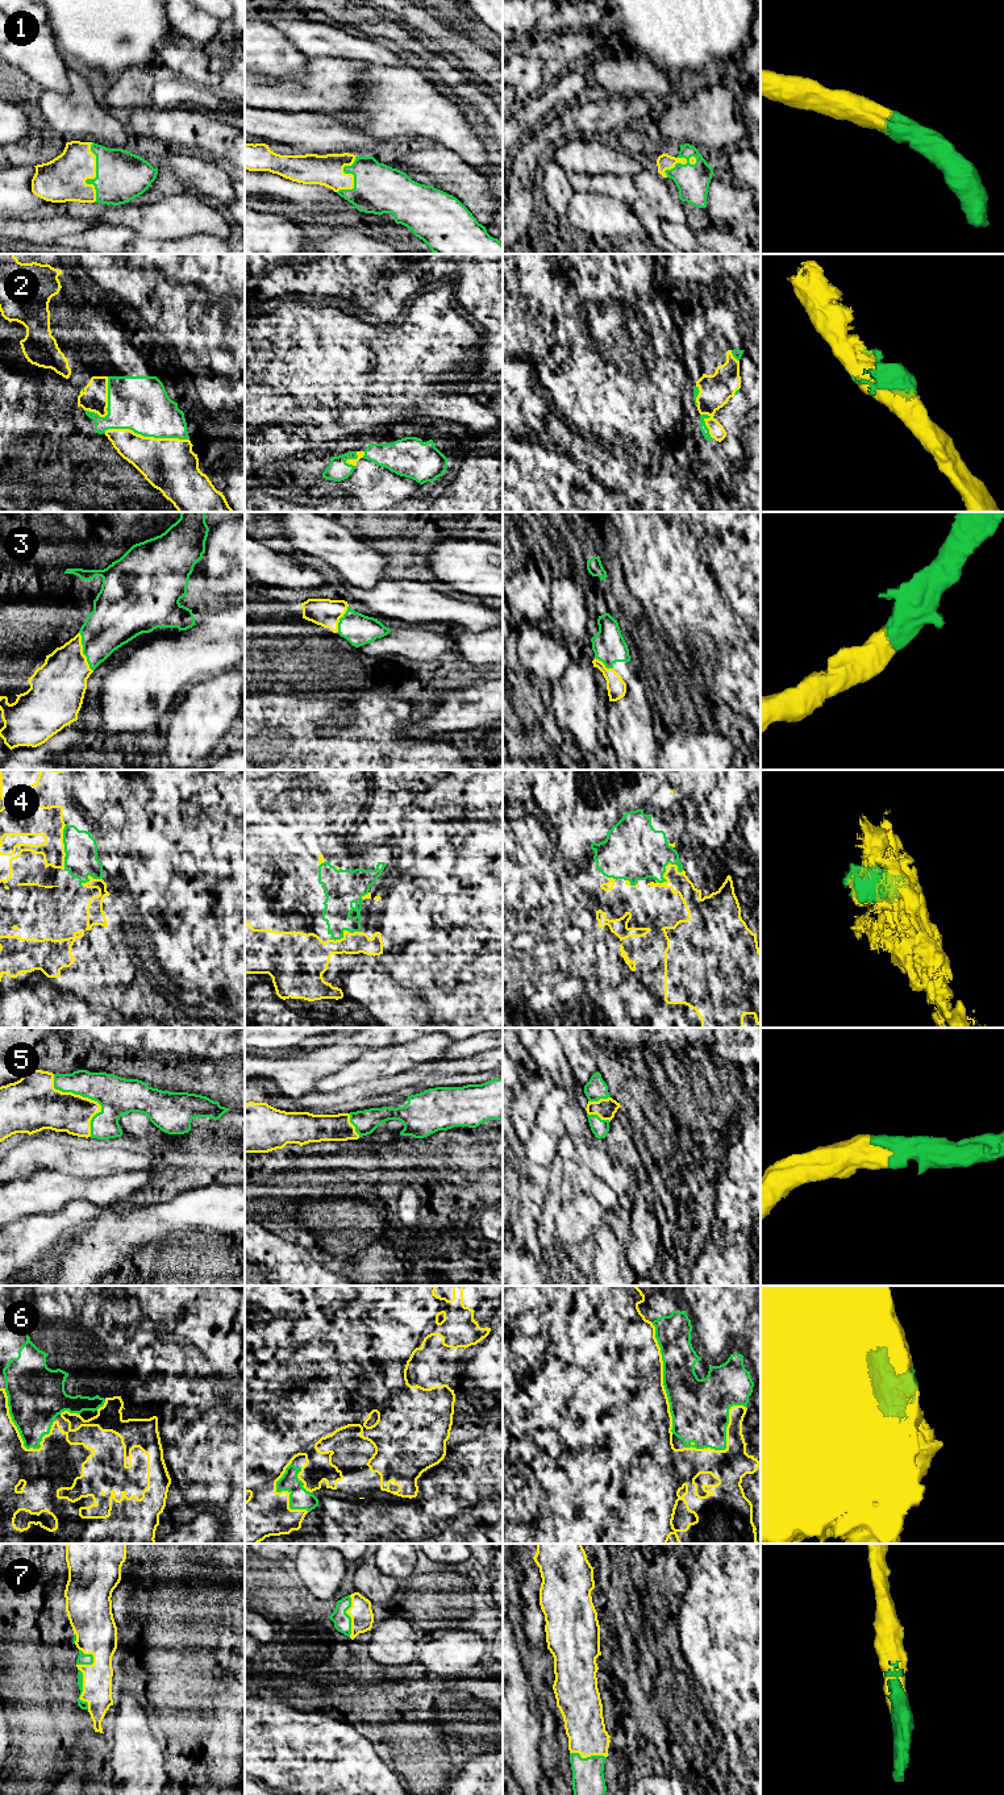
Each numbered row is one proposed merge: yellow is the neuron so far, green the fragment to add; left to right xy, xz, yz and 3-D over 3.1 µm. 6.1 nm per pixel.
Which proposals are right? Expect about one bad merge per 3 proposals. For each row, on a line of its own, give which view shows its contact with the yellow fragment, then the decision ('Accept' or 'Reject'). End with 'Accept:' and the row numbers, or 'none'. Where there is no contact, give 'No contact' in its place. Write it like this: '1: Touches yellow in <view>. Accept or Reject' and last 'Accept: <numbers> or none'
1: Touches yellow in xy. Accept
2: Touches yellow in xy. Accept
3: Touches yellow in xy. Accept
4: Touches yellow in yz. Reject
5: Touches yellow in xy. Accept
6: Touches yellow in yz. Accept
7: Touches yellow in xy. Accept
Accept: 1, 2, 3, 5, 6, 7

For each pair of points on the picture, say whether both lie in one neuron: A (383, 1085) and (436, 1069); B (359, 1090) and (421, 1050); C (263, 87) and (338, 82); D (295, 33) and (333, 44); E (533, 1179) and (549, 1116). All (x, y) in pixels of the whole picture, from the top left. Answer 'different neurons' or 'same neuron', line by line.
A: same neuron
B: different neurons
C: same neuron
D: same neuron
E: different neurons

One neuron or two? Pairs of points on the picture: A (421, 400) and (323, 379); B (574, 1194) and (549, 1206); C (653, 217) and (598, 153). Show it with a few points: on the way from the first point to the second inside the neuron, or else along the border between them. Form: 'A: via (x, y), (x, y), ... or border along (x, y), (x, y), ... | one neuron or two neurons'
A: via (400, 379), (348, 379) | one neuron
B: border along (561, 1185), (561, 1199), (563, 1202) | two neurons
C: border along (584, 174), (617, 174), (632, 178) | two neurons

